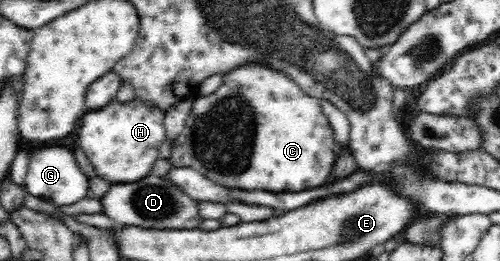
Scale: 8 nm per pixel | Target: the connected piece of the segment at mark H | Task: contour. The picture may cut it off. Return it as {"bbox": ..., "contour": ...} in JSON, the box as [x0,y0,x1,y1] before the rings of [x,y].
{"bbox":[77,100,166,183],"contour":[[[144,100],[130,102],[110,102],[107,106],[96,110],[89,110],[81,118],[81,125],[77,128],[78,144],[84,150],[95,166],[97,176],[112,183],[134,182],[148,175],[156,159],[159,158],[159,148],[166,140],[165,112],[160,106],[155,106]]]}

